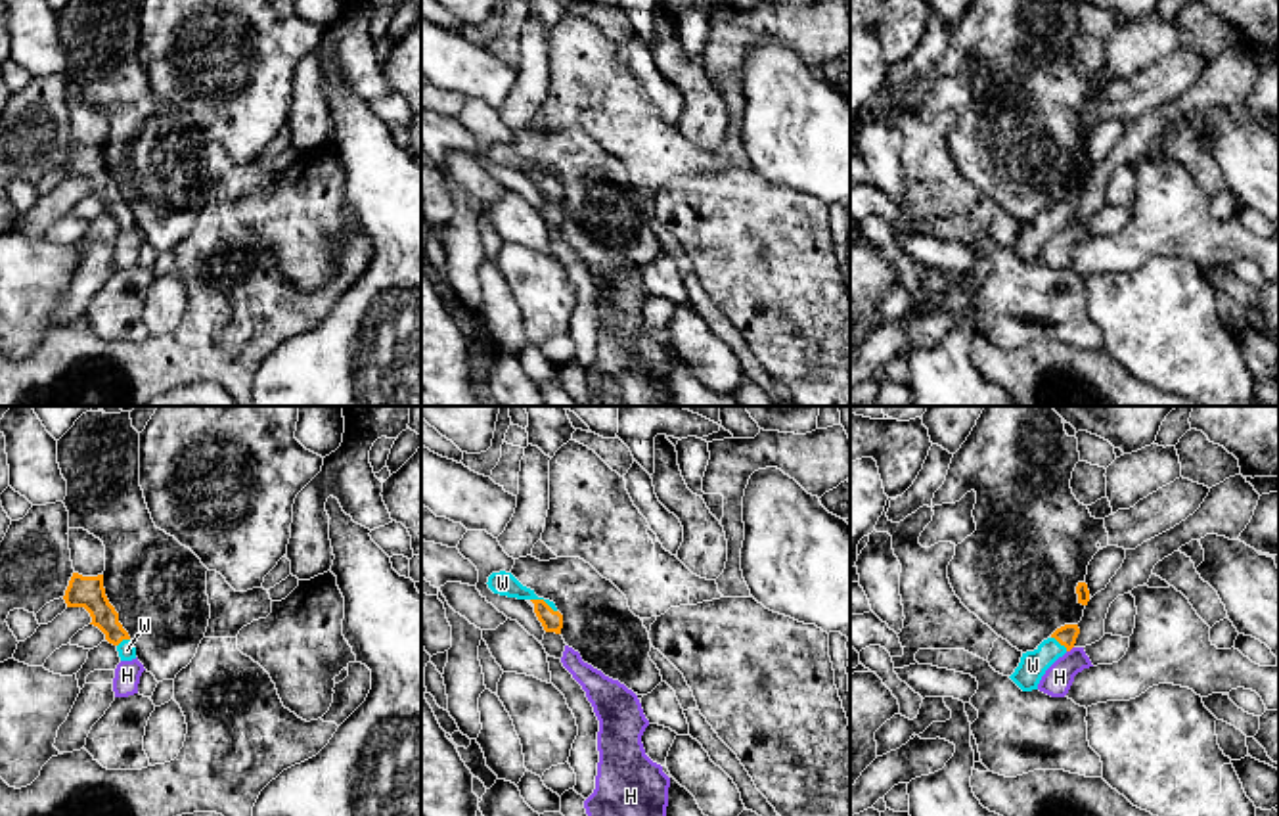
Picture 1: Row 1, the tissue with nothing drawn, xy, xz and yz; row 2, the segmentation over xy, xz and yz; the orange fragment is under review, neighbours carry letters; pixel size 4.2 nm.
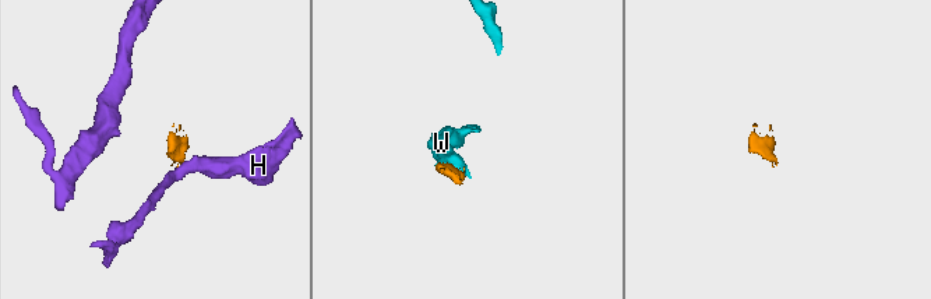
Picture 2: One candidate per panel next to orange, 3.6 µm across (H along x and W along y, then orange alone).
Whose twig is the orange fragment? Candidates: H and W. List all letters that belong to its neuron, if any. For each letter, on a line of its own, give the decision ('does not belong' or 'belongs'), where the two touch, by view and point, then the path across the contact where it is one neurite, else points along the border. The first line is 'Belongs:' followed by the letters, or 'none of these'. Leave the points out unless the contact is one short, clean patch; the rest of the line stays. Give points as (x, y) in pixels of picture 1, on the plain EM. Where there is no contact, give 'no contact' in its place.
Belongs: W
H: does not belong; contact yz (1069, 221); border yz (1073, 217), (1067, 223)
W: belongs; contact xz (542, 171); way xz (552, 192), (542, 171), (502, 154)

